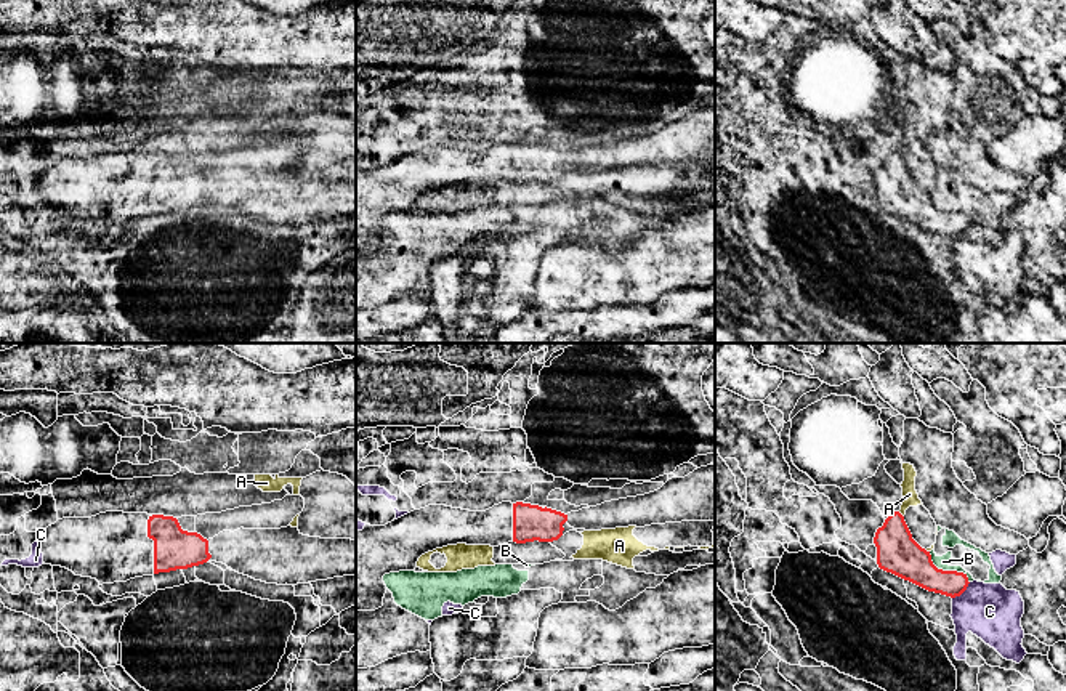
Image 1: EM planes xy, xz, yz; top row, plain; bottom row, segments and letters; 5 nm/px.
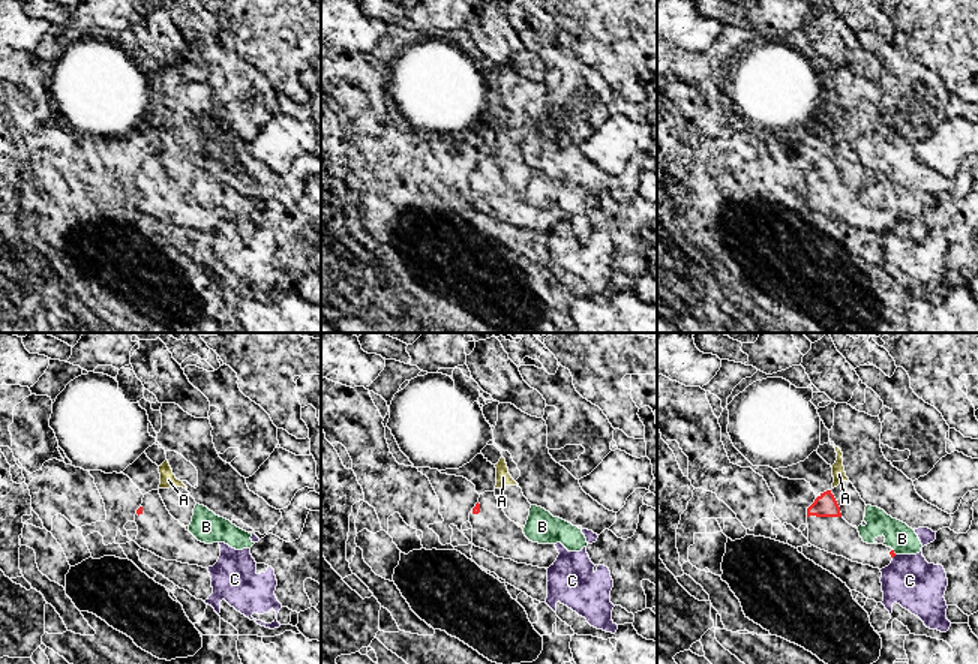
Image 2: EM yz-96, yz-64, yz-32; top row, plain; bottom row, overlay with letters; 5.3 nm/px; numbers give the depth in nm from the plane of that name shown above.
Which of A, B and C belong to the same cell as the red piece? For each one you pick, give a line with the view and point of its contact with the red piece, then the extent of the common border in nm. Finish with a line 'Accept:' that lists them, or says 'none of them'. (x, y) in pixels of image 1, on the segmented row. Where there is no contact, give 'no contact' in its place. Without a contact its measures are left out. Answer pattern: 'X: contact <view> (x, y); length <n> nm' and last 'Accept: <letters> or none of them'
Accept: none of them

